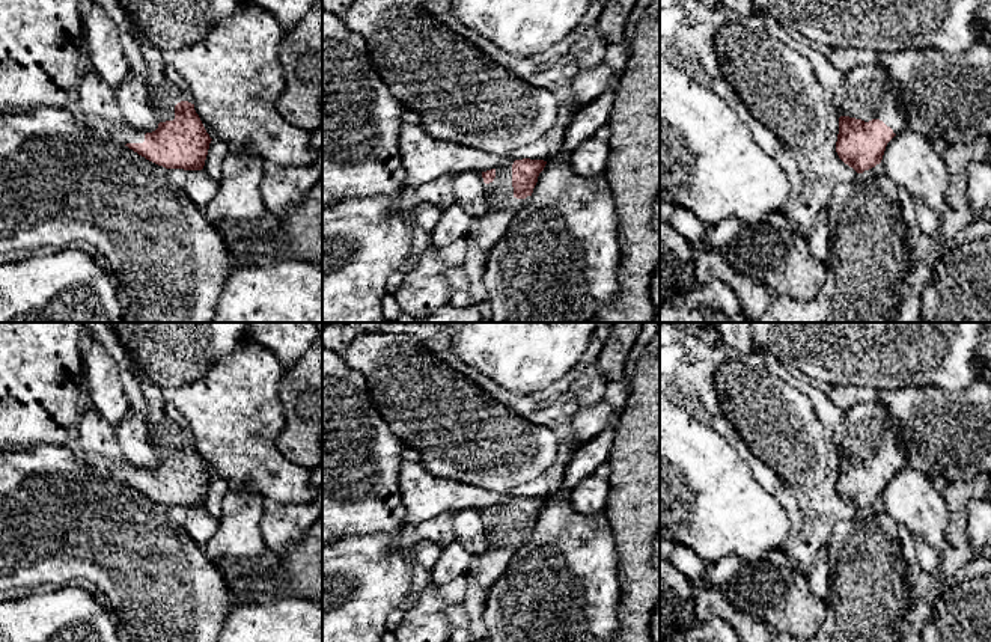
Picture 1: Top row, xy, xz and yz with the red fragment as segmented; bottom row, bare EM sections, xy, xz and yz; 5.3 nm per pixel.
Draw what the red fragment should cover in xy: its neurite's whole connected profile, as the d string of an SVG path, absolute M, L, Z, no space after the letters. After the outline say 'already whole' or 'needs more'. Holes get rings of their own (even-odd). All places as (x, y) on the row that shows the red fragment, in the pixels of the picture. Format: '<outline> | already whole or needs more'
M139 35L139 48L149 68L146 86L158 128L152 133L131 127L122 116L114 92L96 74L80 74L75 90L89 130L125 145L166 169L202 170L211 137L194 110L188 84L166 62L163 51Z | needs more

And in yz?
M877 62L852 68L831 104L839 116L836 152L857 173L880 164L887 143L904 131L898 87Z | needs more

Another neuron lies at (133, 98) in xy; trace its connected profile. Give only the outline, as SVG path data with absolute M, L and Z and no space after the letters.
M130 71L114 90L114 98L123 119L134 128L152 133L158 121L149 105L146 80Z

